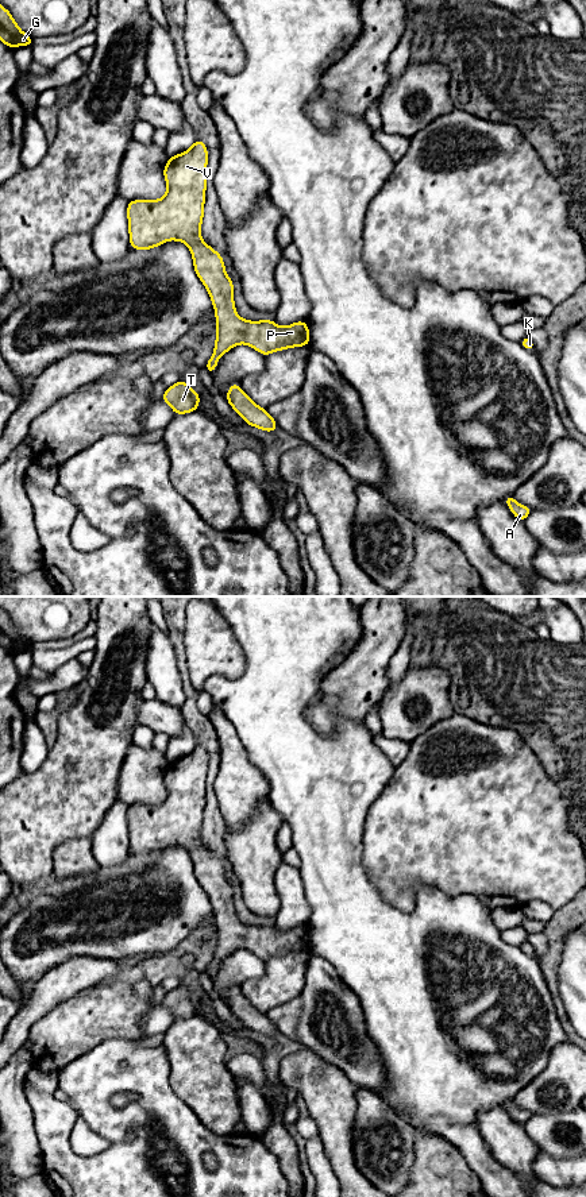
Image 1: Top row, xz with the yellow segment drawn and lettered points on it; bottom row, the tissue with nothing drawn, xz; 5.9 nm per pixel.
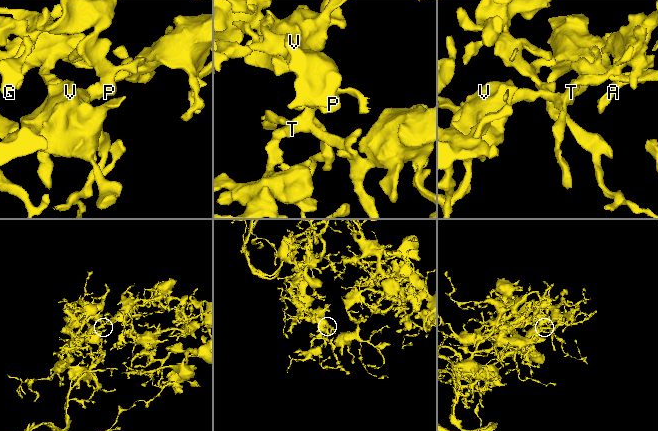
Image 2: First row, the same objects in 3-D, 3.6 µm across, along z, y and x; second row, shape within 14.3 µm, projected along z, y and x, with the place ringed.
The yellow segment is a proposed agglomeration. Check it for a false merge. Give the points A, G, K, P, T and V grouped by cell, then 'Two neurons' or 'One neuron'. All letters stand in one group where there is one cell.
Groups: A G K P T V. One neuron

